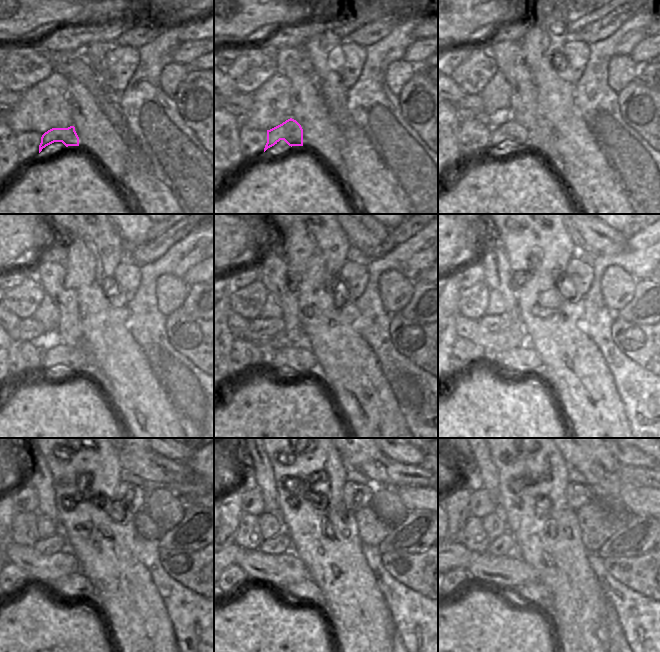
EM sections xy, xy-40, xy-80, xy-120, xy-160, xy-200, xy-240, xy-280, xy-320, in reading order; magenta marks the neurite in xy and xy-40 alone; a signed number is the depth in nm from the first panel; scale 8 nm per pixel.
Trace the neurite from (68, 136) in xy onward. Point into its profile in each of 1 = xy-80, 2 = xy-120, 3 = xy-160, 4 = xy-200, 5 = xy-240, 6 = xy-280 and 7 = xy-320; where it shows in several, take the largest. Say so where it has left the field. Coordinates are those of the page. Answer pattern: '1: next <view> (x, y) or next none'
1: next xy-80 (512, 131)
2: next xy-120 (56, 356)
3: next xy-160 (297, 358)
4: next xy-200 (523, 359)
5: next xy-240 (76, 585)
6: next xy-280 (307, 590)
7: next xy-320 (536, 593)

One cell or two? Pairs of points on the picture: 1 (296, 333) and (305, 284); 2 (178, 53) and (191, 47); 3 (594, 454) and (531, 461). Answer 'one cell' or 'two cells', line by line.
1: two cells
2: one cell
3: two cells

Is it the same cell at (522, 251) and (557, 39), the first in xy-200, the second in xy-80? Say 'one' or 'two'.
one

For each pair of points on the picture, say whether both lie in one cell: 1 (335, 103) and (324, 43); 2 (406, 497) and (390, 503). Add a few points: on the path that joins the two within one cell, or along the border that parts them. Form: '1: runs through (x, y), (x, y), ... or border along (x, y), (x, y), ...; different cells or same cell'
1: runs through (331, 88), (321, 69), (321, 58); same cell
2: border along (396, 488), (396, 494), (409, 511); different cells

